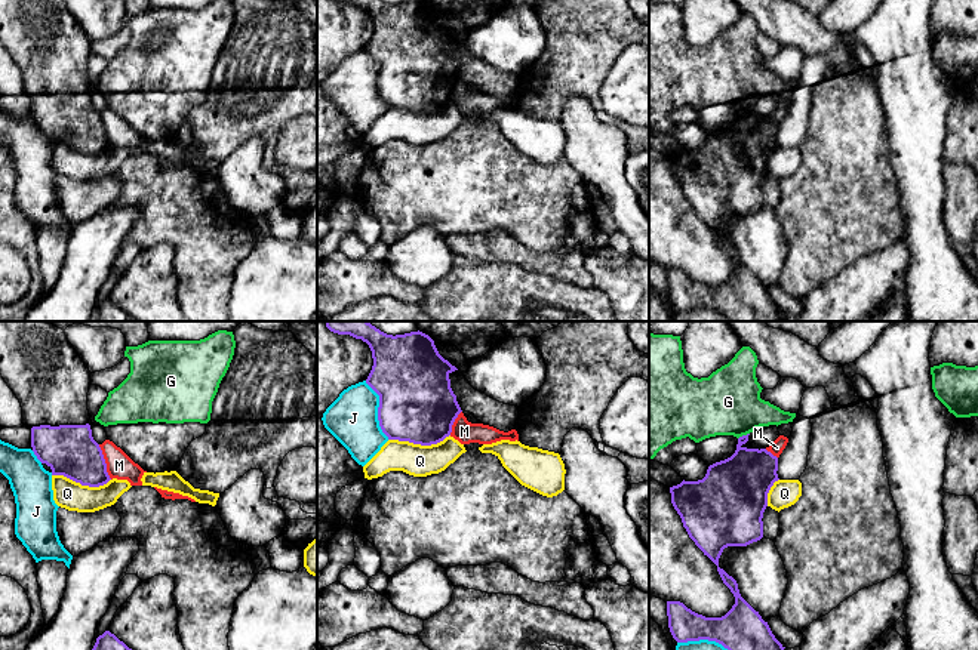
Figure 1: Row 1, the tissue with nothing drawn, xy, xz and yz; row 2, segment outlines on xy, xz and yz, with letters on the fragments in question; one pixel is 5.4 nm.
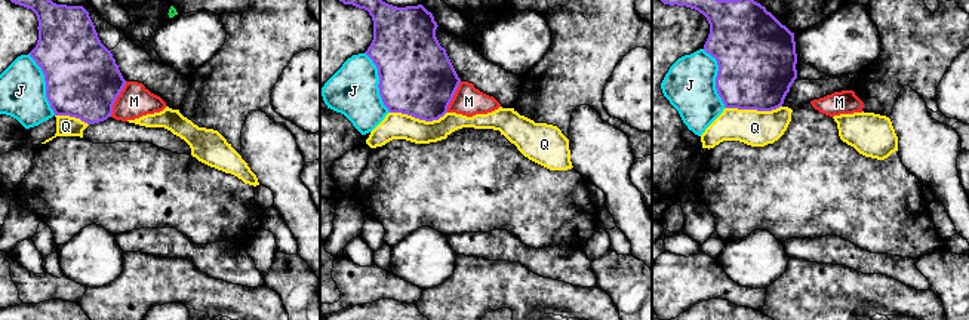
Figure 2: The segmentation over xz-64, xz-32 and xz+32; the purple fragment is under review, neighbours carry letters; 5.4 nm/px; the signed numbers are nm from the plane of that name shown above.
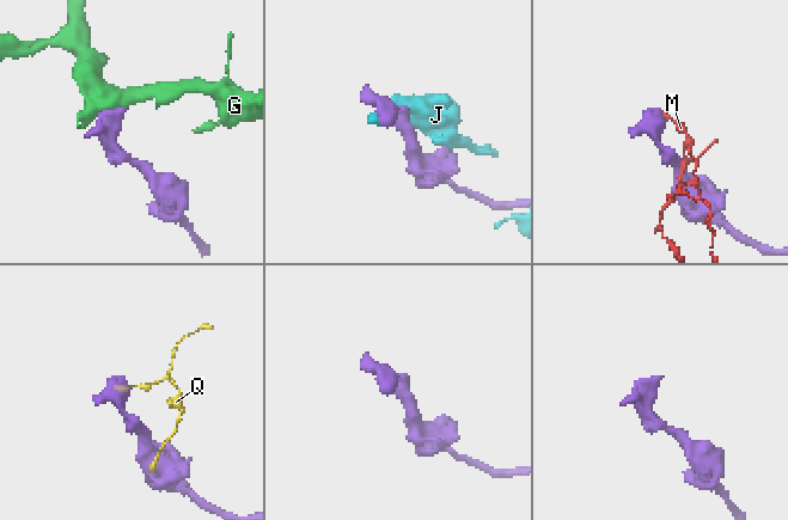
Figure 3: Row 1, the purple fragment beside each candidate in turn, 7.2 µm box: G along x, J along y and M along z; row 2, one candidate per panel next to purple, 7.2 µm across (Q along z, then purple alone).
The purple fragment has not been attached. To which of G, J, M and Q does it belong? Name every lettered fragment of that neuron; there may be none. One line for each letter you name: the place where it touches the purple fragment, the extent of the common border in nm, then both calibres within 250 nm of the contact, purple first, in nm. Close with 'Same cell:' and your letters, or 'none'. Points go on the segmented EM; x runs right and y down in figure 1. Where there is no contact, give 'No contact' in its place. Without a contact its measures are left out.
Same cell: none

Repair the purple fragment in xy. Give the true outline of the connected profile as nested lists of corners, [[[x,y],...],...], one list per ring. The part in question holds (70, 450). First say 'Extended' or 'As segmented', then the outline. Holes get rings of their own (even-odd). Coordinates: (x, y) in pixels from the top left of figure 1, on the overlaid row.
Extended. [[[0,321],[0,375],[21,403],[22,423],[31,428],[34,455],[52,469],[52,475],[89,487],[111,480],[89,425],[90,372],[62,329],[50,321]]]

